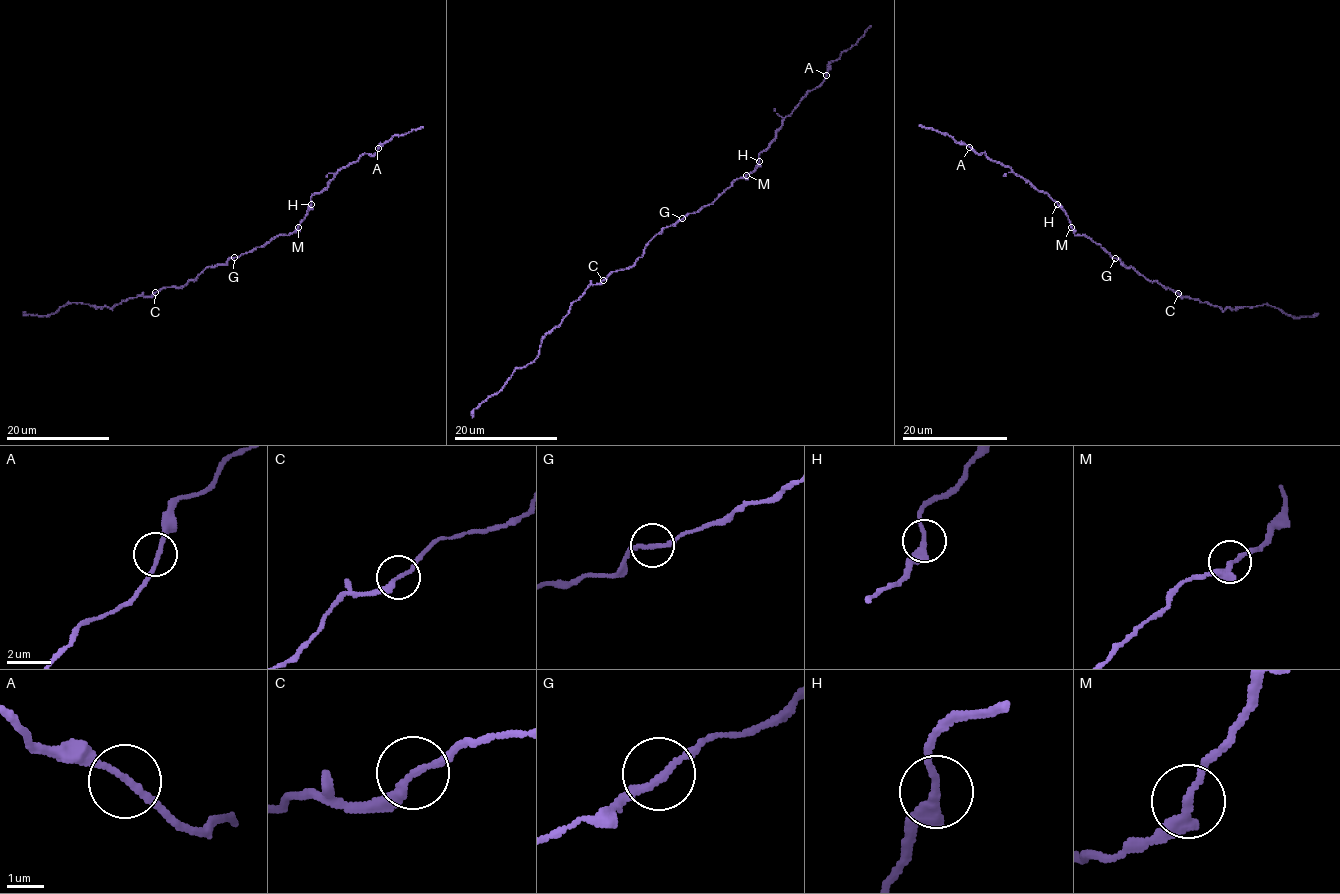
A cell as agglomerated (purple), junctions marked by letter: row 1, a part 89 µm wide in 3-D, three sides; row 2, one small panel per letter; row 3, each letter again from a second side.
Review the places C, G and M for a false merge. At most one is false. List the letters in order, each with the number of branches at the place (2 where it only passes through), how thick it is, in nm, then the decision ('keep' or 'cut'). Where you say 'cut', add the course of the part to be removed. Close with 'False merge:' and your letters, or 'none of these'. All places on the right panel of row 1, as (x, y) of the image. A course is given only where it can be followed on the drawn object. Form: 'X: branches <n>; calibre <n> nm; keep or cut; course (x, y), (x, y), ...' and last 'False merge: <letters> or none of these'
C: branches 2; calibre 200 nm; keep
G: branches 2; calibre 190 nm; keep
M: branches 2; calibre 240 nm; keep
False merge: none of these

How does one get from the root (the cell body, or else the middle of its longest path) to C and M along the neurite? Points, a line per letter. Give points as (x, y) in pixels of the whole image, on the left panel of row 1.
C: (235, 257), (225, 264), (208, 266), (183, 286), (163, 287), (155, 292)
M: (235, 257), (279, 235), (289, 235), (299, 227)

